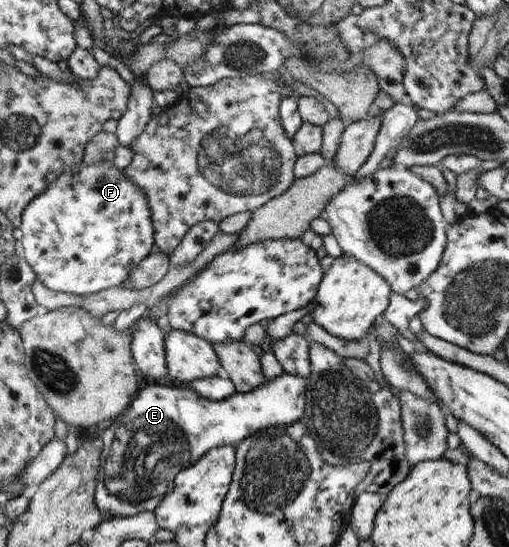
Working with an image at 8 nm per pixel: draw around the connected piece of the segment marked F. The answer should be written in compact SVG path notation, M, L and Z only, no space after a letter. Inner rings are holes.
M111 161L83 165L75 163L56 177L41 194L35 195L20 215L22 258L47 289L85 295L119 287L127 279L128 271L154 251L153 228L144 193L123 170L113 167Z

